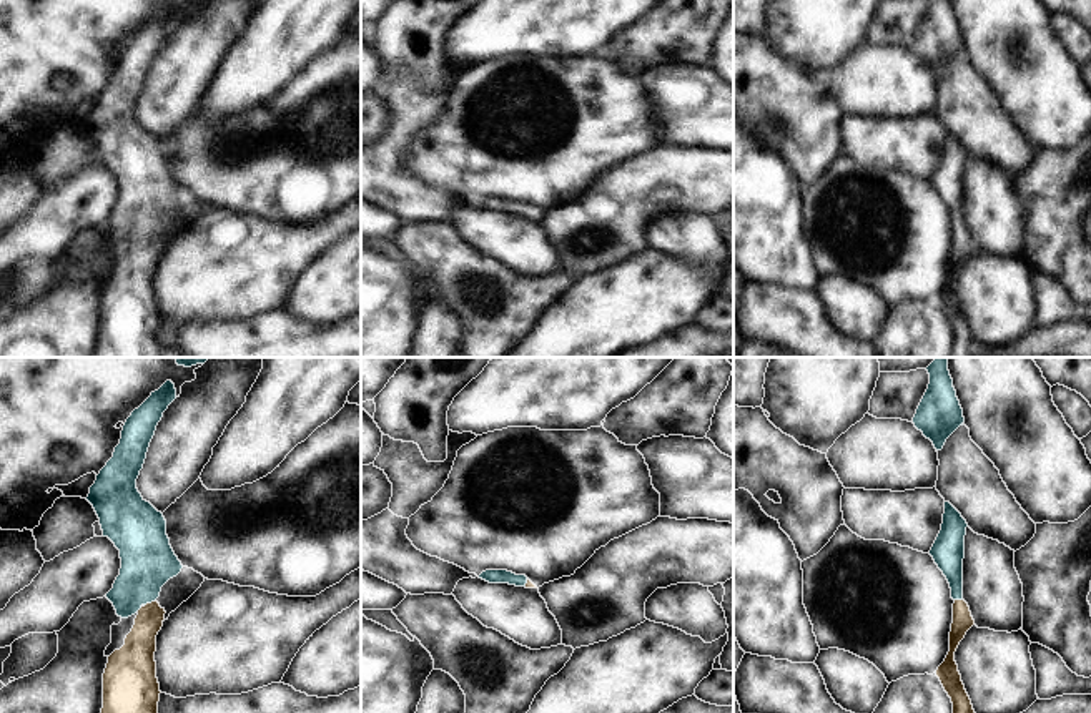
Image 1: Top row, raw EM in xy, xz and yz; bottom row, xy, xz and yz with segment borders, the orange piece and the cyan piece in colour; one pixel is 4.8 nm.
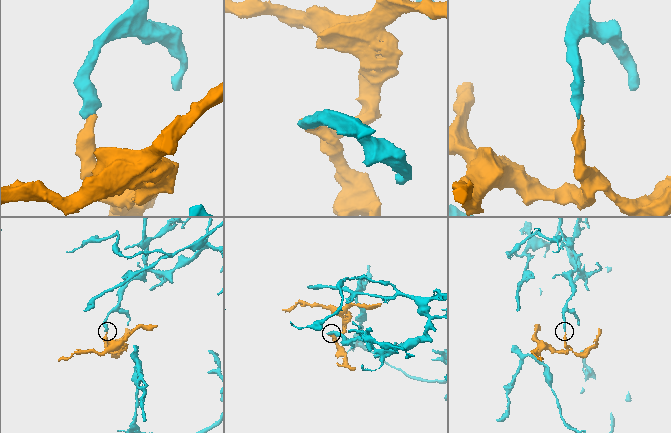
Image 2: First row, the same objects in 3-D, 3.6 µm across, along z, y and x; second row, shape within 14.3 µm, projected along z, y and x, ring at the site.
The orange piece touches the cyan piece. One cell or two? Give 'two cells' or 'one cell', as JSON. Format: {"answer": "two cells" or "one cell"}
{"answer": "one cell"}

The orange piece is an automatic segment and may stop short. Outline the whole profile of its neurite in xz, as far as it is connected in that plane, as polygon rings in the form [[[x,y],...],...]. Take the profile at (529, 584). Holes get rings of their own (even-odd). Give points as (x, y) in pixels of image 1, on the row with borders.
[[[486,570],[479,578],[489,583],[509,583],[516,587],[537,588],[526,575],[516,575],[507,570]]]

